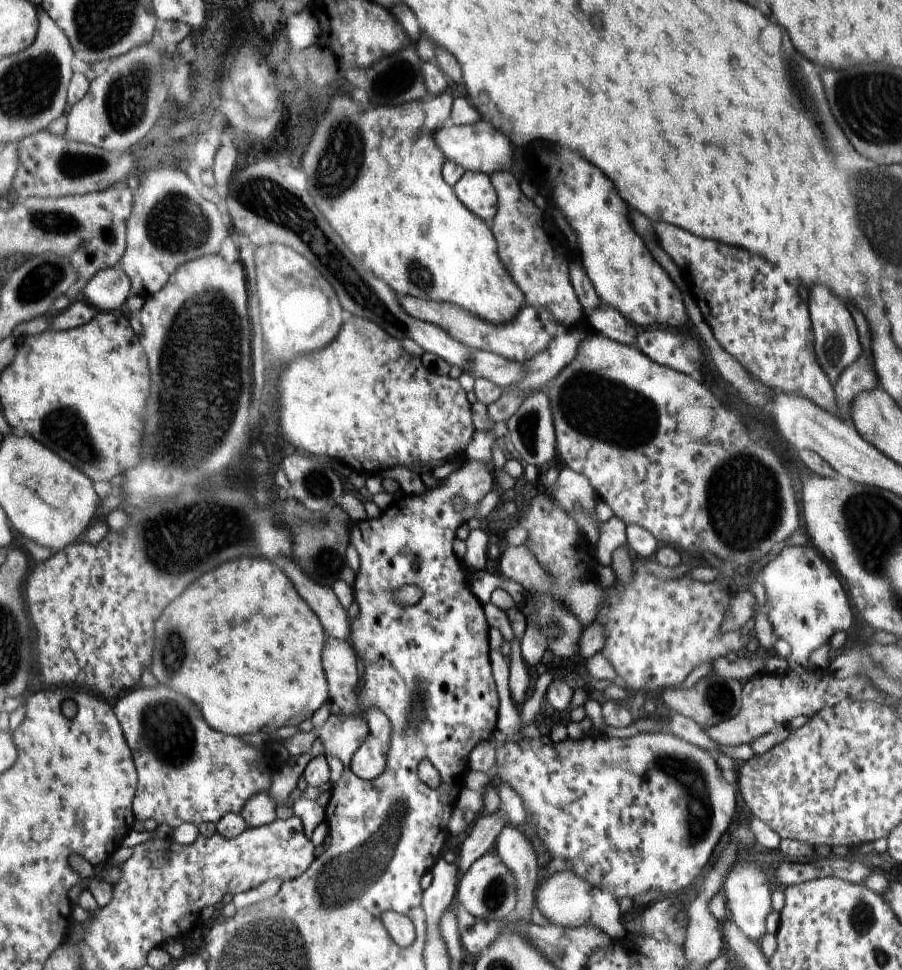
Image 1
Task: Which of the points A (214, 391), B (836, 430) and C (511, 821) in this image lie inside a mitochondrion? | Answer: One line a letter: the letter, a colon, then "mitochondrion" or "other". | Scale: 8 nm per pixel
A: mitochondrion
B: other
C: other

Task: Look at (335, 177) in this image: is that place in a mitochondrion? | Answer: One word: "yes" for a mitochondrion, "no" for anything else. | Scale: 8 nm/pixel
yes

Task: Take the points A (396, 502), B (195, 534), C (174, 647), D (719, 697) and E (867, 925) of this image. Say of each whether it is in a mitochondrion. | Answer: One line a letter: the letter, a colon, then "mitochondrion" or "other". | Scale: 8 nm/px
A: other
B: mitochondrion
C: mitochondrion
D: mitochondrion
E: mitochondrion

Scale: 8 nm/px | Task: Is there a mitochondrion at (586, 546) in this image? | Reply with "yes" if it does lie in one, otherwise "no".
no

